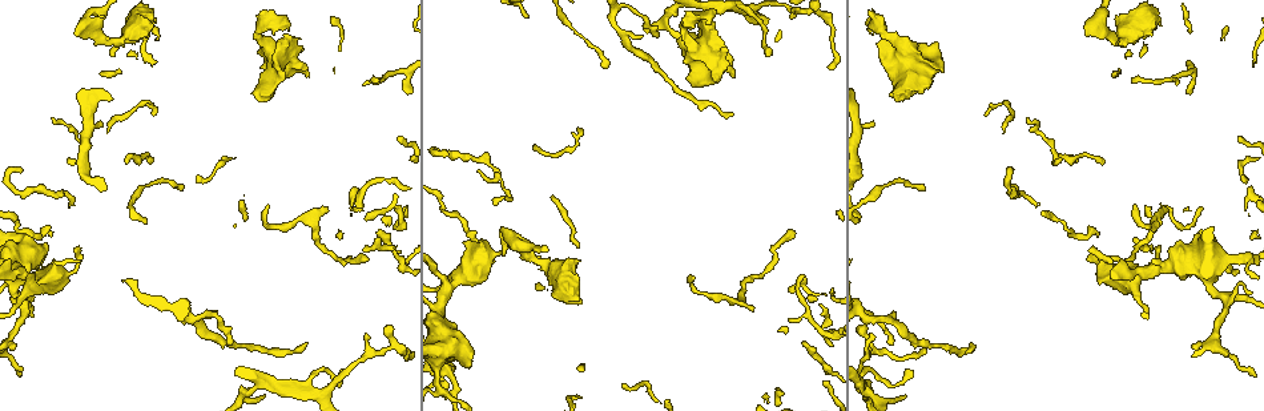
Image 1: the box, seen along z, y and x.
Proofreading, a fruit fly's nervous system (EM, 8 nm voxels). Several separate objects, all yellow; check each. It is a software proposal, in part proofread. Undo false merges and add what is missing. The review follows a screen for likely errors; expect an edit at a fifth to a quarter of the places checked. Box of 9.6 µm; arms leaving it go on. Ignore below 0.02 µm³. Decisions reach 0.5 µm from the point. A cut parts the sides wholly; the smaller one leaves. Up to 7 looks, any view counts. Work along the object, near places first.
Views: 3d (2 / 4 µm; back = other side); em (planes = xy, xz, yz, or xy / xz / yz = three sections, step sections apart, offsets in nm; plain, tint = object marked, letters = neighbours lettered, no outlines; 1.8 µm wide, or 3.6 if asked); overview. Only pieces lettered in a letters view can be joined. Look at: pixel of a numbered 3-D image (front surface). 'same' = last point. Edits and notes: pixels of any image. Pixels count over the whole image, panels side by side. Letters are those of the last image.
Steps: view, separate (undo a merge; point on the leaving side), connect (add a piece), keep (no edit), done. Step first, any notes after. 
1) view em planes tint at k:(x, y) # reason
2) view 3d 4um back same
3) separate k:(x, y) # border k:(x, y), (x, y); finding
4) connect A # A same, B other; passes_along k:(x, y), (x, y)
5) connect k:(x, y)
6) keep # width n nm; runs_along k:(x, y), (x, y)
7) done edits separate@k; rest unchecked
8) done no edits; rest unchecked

view em planes letters at 1:(898, 97) # thick end

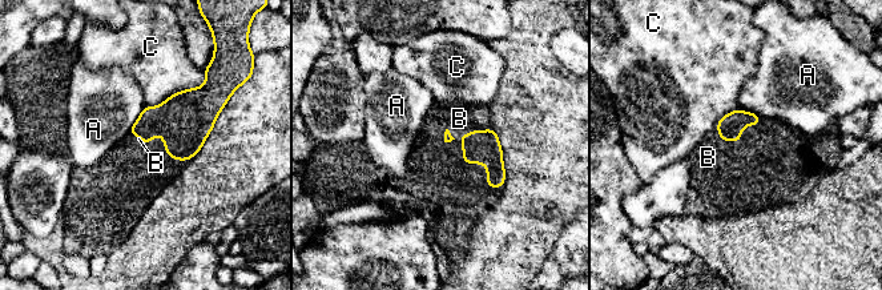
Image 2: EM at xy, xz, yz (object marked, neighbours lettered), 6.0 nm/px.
connect B # A other, B same, C other; passes_along 2:(479, 146), (475, 131), (459, 119); it goes on there

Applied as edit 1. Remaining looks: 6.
view overview

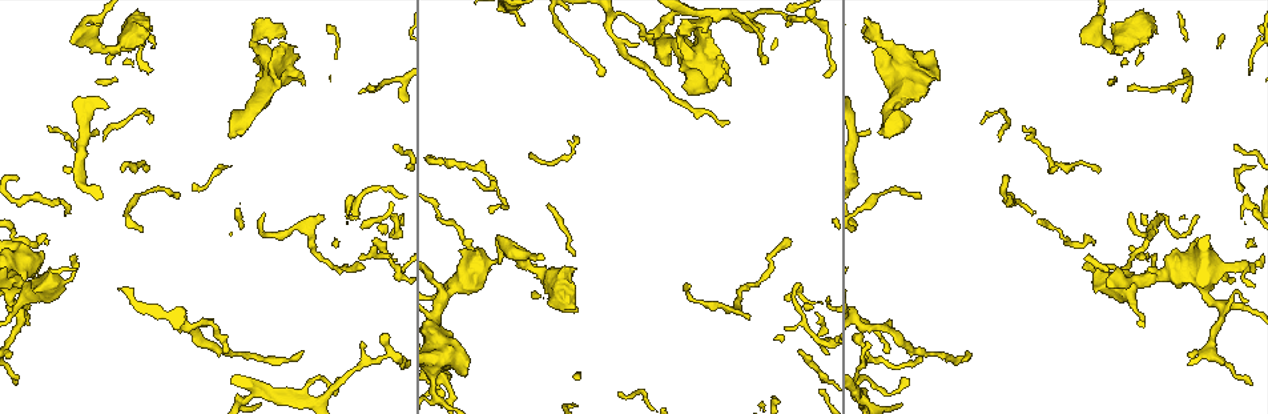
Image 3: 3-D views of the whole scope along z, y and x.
view 3d 4um at 3:(892, 321) # branch stops here

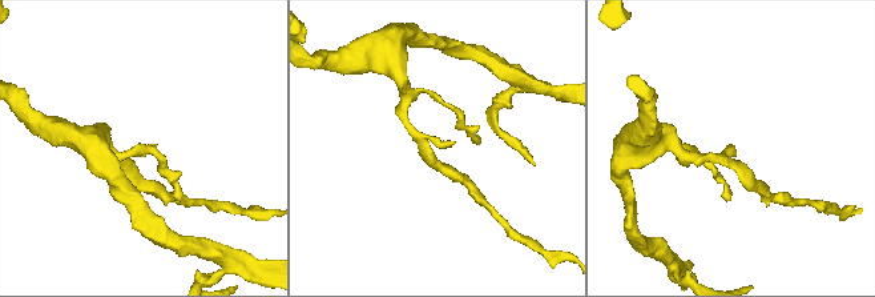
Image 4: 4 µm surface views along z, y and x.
view em planes letters at 4:(729, 146) # shape alone is not enough

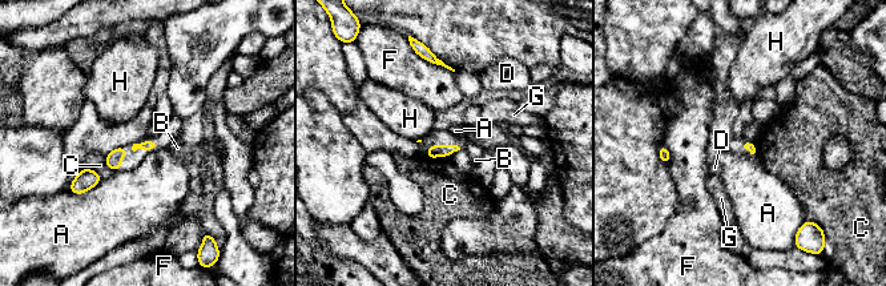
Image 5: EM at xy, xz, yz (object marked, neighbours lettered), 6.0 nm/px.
keep # A other, B other, C other, D other, F other, G other, H other; border 5:(103, 178), (81, 193), (69, 192); none of them fits

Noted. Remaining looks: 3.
view 3d 4um at 3:(303, 351) # thin end

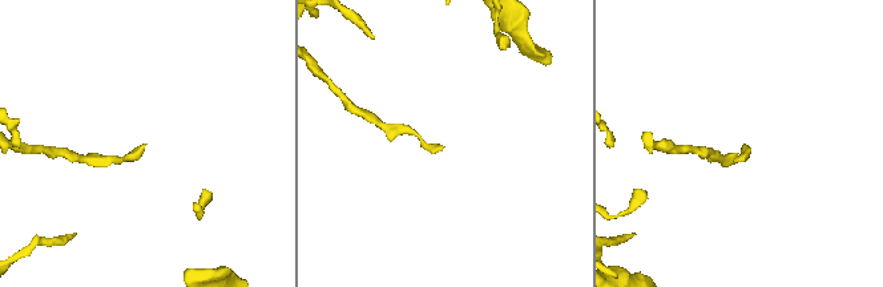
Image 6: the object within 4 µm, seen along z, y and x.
view em planes letters at 6:(441, 147) # shape alone is not enough

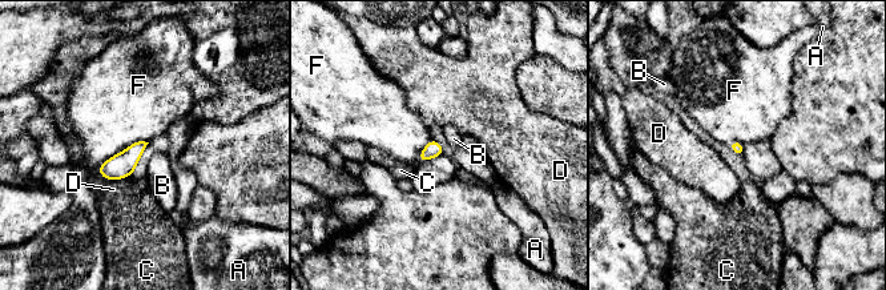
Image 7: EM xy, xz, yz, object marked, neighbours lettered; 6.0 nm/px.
keep # A other, B other, C other, D other, F other; border 7:(148, 141), (132, 143), (97, 169); no lettered piece goes on from it

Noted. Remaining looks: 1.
done edits connect@2; rest unchecked

